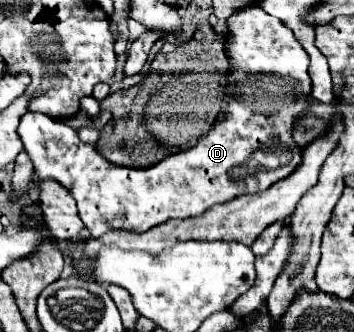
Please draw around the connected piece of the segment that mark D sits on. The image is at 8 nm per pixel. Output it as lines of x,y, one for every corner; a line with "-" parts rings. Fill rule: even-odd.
232,95
222,105
222,117
224,117
222,123
212,127
194,147
190,147
182,153
170,155
170,157
162,159
160,163
146,167
146,169
120,167
120,165
110,163
96,151
96,145
82,143
76,129
62,125
58,121
52,121
48,115
41,112
26,112
26,115
23,115
20,120
18,131
22,137
24,149
36,167
34,169
36,177
52,177
62,187
66,187
70,191
70,195
76,199
78,213
80,213
84,227
90,231
90,235
94,239
98,239
102,233
106,233
110,229
146,231
146,229
150,229
158,223
164,223
168,219
196,217
212,205
232,201
238,195
252,195
252,193
264,191
270,185
274,185
276,181
282,181
284,177
294,173
296,167
302,163
302,159
300,159
302,149
294,143
292,133
284,131
284,127
292,129
296,123
296,117
304,117
306,111
308,111
308,103
304,103
304,99
300,99
300,103
296,103
296,107
280,107
280,111
276,111
276,115
258,115
258,111
252,111
252,107
248,107
248,103
244,103
244,99
240,99
240,95
-
254,117
260,117
260,119
282,117
282,119
254,125

